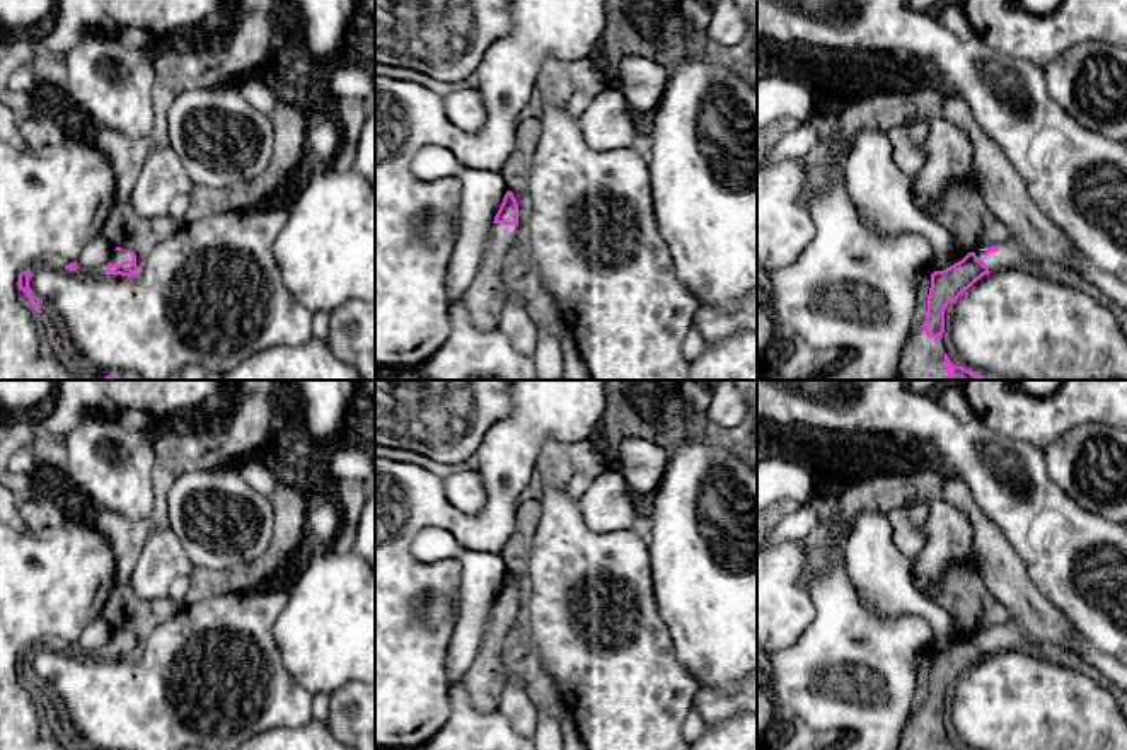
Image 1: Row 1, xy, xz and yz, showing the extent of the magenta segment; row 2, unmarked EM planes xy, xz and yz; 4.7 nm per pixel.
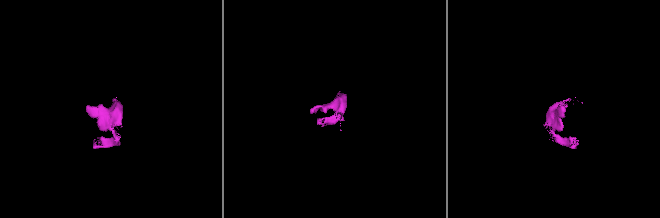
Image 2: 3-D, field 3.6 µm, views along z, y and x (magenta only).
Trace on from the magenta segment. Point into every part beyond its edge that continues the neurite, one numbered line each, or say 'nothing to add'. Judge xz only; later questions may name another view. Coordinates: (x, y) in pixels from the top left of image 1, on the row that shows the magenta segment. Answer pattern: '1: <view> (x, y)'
1: xz (485, 299)

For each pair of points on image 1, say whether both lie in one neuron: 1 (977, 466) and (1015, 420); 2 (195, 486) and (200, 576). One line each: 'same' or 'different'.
1: different
2: different

